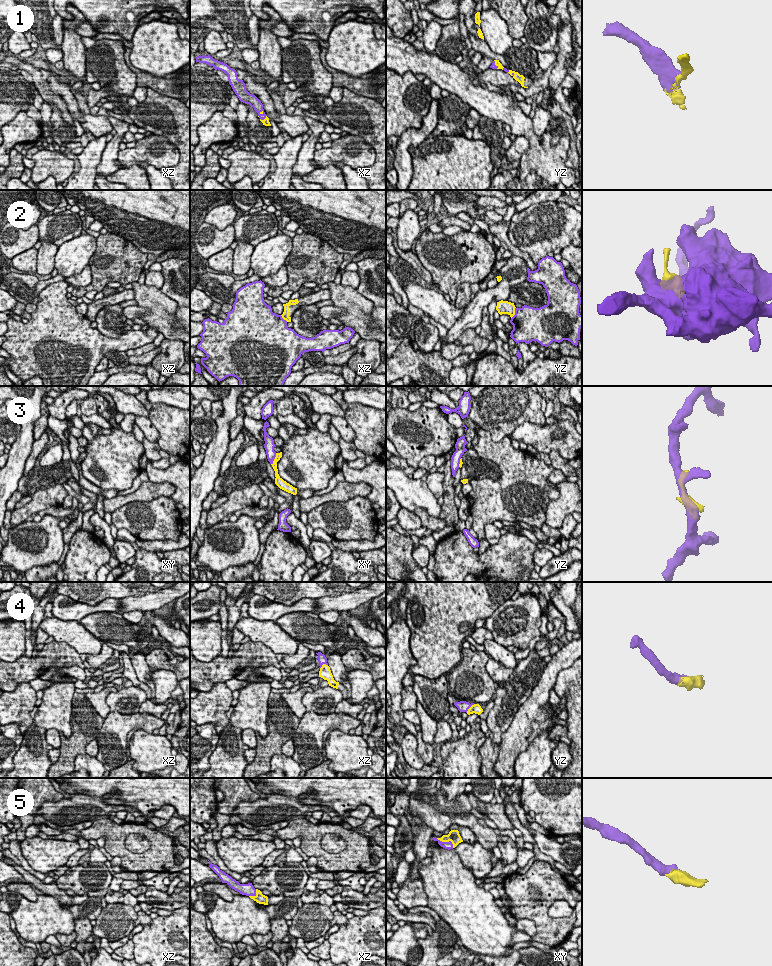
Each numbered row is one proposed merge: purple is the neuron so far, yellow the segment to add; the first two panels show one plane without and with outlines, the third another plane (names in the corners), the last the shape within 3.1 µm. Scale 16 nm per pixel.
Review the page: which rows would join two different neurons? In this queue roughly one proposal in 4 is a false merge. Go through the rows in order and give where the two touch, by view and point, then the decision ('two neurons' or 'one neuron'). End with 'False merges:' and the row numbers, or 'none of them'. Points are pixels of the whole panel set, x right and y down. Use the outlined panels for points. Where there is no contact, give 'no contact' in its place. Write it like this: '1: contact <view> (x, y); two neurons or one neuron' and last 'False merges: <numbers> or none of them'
1: contact yz (494, 64); one neuron
2: contact yz (515, 313); two neurons
3: contact xy (273, 459); two neurons
4: contact yz (469, 707); one neuron
5: contact xy (446, 842); one neuron
False merges: 2, 3

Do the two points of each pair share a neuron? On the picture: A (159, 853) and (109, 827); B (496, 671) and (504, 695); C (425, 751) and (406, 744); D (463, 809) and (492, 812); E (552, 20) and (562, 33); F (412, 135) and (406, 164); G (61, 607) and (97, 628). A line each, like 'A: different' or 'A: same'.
A: same
B: different
C: different
D: different
E: different
F: same
G: different

